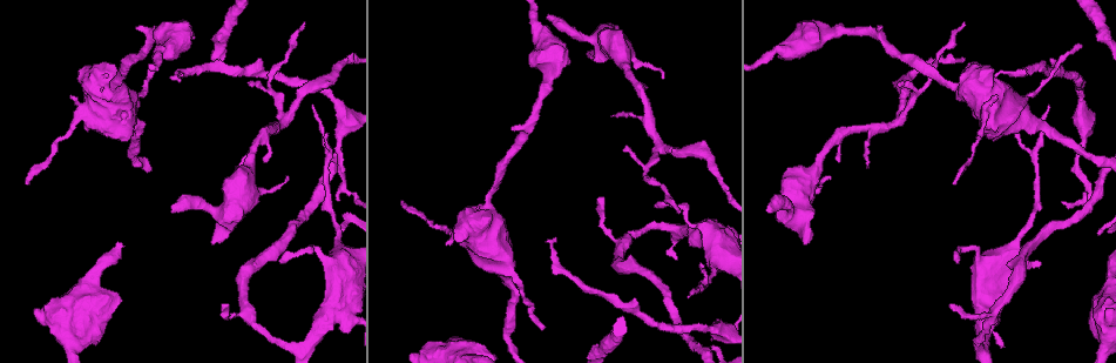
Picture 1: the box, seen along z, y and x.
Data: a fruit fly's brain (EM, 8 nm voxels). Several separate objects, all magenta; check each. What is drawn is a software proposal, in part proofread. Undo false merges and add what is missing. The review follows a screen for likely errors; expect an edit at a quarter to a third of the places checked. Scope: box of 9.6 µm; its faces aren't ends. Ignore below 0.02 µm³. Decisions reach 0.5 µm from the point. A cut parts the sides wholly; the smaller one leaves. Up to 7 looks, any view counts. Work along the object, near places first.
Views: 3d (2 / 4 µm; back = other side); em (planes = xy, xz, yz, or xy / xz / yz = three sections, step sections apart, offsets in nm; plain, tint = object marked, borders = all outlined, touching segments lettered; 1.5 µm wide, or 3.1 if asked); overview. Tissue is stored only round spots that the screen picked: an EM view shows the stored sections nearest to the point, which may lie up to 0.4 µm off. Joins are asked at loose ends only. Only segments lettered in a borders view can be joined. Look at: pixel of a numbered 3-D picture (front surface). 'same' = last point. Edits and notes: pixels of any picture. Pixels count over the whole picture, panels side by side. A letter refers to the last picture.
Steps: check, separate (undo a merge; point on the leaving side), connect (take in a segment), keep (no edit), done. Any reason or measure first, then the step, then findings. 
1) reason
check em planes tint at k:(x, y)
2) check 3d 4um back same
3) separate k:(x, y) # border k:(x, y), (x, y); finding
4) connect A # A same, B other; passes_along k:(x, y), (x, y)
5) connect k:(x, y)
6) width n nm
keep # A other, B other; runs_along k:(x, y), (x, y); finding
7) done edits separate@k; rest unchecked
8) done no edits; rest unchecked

thin end
check 3d 4um at 1:(655, 204)

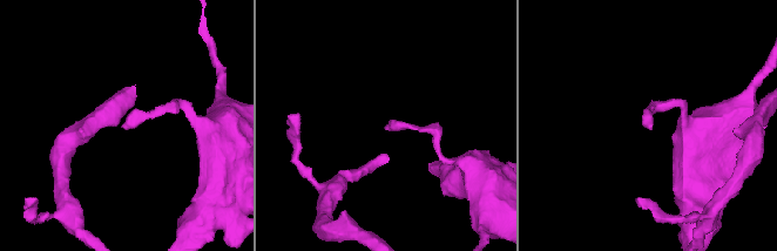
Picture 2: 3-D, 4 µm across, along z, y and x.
need the tissue
check em planes plain at 2:(387, 128)

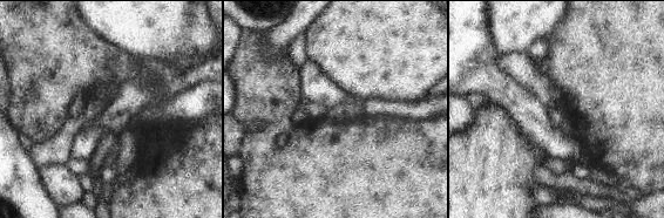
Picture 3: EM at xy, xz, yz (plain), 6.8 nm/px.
check em planes borders same

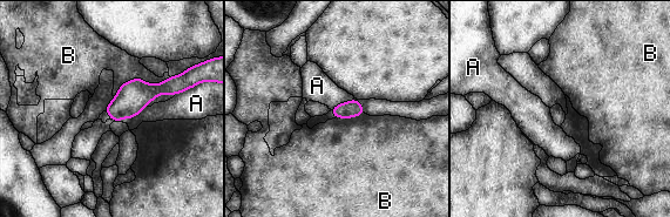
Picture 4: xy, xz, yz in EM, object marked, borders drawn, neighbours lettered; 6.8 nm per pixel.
keep # A other, B other; none of them fits

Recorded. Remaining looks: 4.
free end
check 3d 2um back at 1:(178, 80)

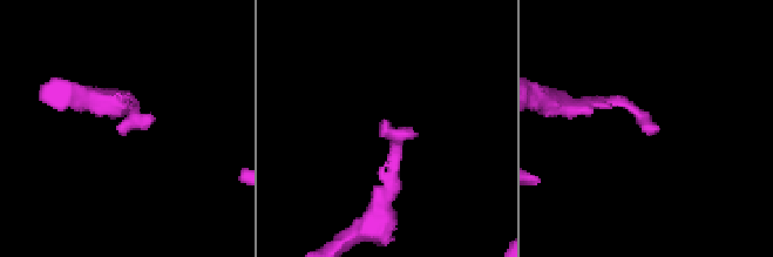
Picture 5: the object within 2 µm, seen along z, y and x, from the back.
need the tissue
check em planes borders at 5:(645, 132)

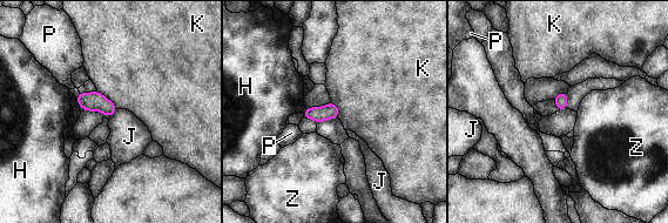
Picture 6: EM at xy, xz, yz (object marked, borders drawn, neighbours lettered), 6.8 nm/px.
keep # H other, J other, K other, P other, Z other; border 6:(117, 109), (110, 117); no lettered segment goes on from it

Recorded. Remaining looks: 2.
thin end
check em planes borders at 1:(678, 214)

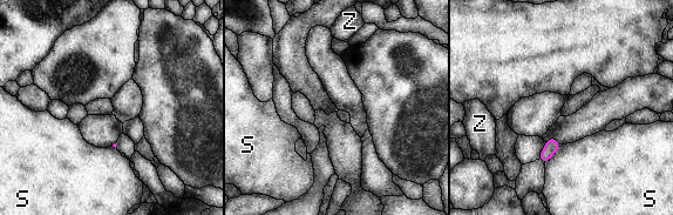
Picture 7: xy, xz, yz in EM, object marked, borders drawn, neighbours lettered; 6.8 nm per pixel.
keep # S other, Z other; none of them fits

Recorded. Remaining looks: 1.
done no edits; rest unchecked

